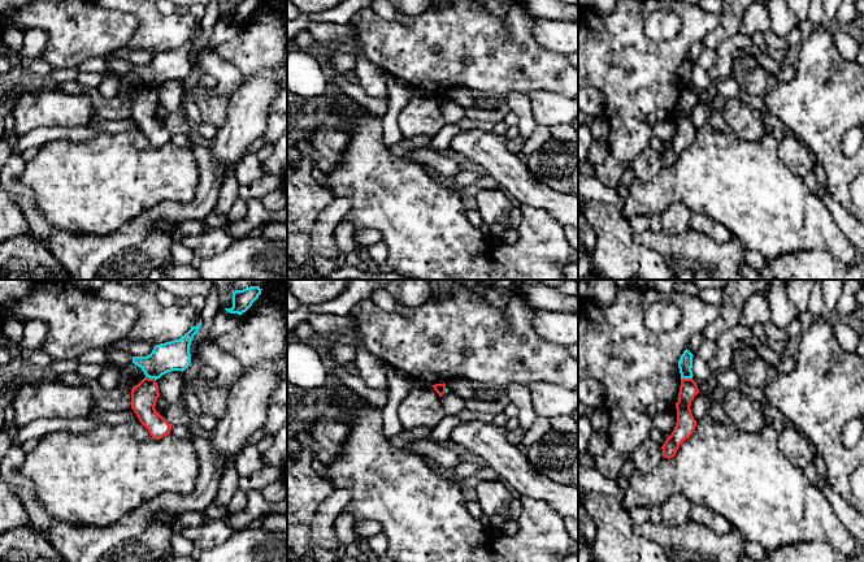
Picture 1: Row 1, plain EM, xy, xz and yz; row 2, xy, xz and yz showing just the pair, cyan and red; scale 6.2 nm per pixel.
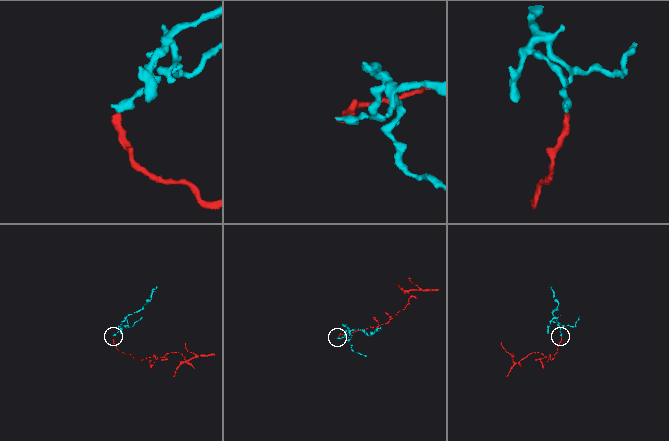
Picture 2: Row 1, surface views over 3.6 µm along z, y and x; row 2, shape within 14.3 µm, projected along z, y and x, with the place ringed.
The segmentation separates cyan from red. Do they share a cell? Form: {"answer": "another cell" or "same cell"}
{"answer": "another cell"}

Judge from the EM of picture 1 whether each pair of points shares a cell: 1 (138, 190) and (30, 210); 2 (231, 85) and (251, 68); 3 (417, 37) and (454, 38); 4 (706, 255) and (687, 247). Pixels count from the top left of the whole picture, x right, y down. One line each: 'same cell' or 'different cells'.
1: different cells
2: different cells
3: same cell
4: same cell

